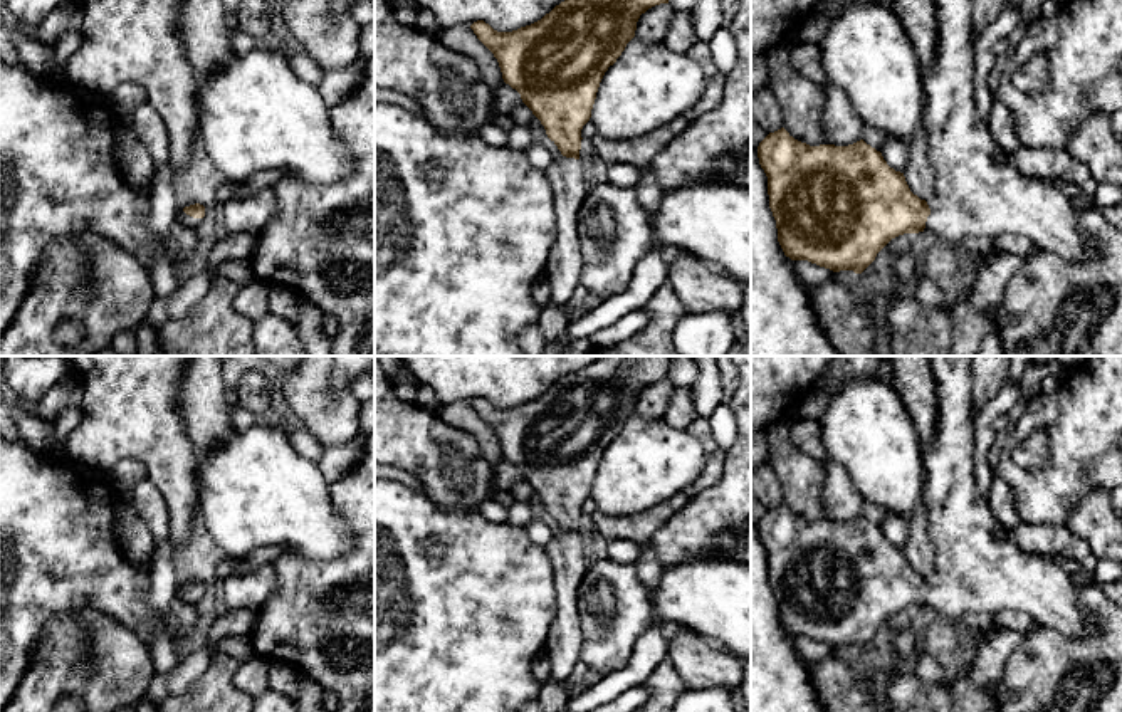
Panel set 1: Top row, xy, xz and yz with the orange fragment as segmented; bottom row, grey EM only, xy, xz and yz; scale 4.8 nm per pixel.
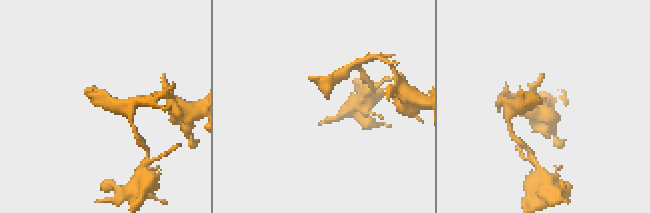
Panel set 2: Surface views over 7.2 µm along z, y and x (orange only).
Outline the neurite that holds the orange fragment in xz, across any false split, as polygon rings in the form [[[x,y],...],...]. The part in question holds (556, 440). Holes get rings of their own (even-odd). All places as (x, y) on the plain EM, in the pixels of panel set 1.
[[[598,356],[590,366],[566,374],[541,396],[517,406],[497,408],[484,396],[470,401],[477,415],[497,435],[504,458],[521,470],[522,479],[541,497],[548,514],[563,531],[544,546],[553,566],[558,599],[544,643],[551,660],[549,680],[566,682],[581,662],[578,589],[590,566],[586,542],[579,537],[581,505],[591,494],[605,448],[635,413],[640,391],[668,376],[670,356]]]

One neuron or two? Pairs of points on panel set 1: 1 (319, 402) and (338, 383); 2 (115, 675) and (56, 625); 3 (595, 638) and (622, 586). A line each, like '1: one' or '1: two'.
1: two
2: one
3: one

